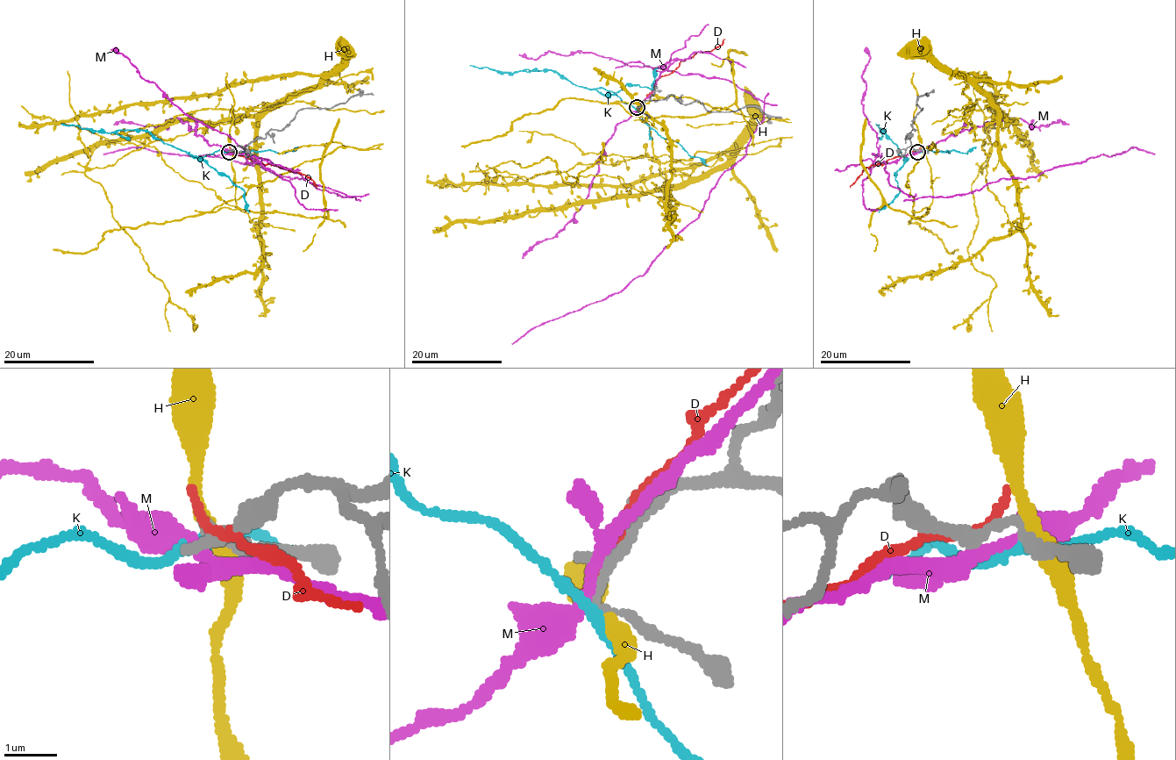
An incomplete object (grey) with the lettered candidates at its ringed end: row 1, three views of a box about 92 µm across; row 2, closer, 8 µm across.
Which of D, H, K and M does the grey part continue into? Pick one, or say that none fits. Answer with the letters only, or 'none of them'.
none of them

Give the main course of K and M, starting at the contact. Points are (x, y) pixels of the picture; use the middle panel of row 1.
K: (639, 111), (610, 90), (578, 86), (551, 70), (523, 69), (499, 73), (487, 67), (469, 66)
M: (637, 106), (666, 69), (727, 79), (764, 102), (764, 120), (700, 214), (643, 276), (511, 343)

